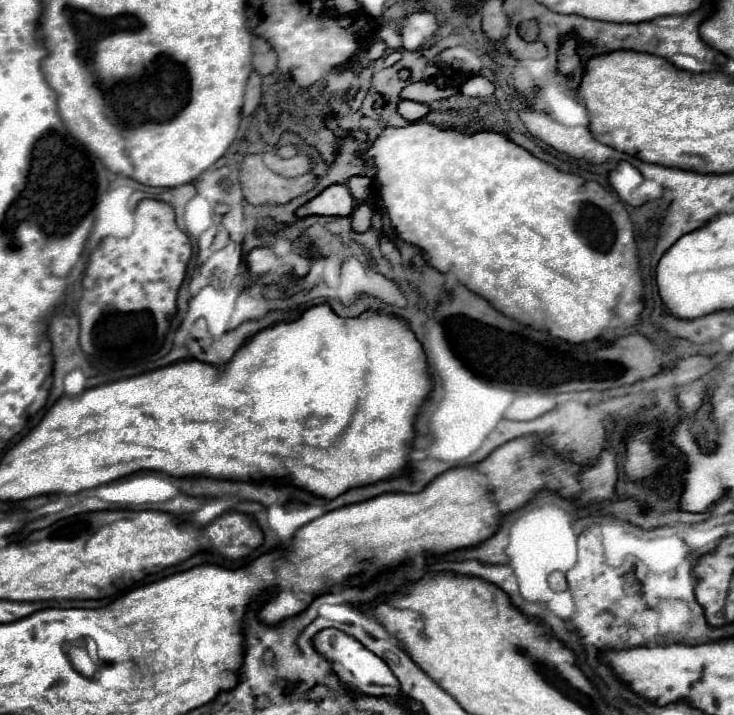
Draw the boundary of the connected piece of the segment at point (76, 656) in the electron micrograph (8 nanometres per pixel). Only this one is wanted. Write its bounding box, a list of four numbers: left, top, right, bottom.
[67,643,95,677]

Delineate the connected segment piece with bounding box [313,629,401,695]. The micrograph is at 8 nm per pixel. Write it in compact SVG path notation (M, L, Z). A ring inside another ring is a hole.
M323 629L321 633L315 635L313 643L315 643L315 649L333 663L333 671L337 673L341 683L351 691L359 691L365 695L401 695L399 683L395 675L391 675L391 669L387 667L387 663L383 663L377 655L367 651L357 639L345 635L339 629Z

